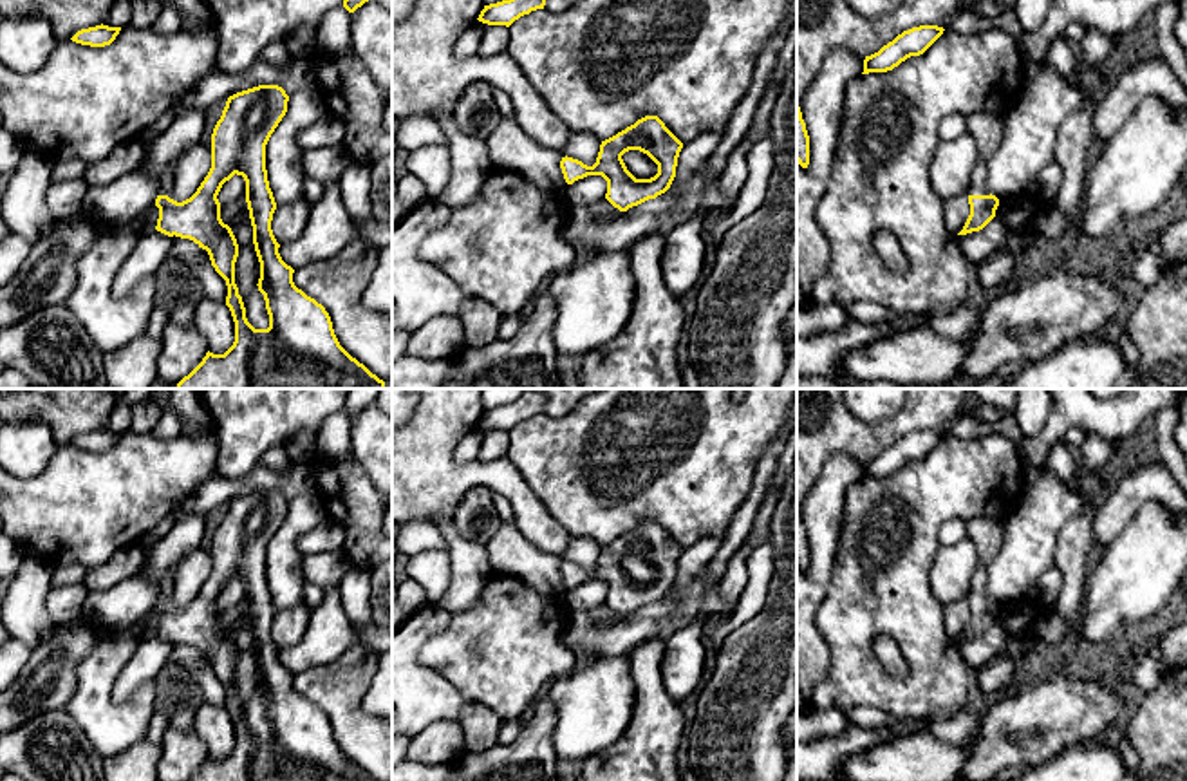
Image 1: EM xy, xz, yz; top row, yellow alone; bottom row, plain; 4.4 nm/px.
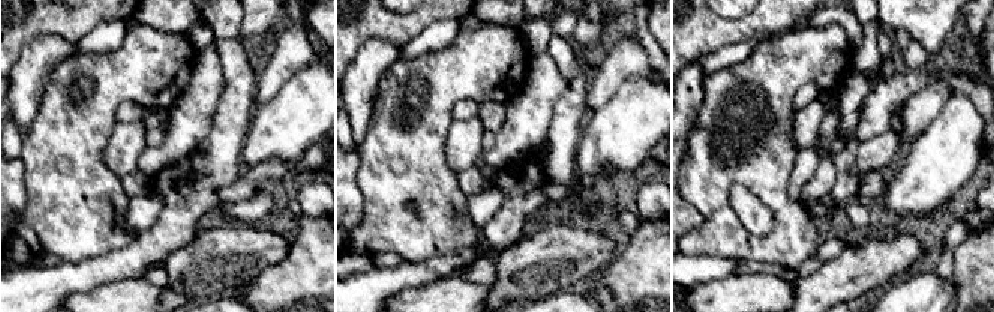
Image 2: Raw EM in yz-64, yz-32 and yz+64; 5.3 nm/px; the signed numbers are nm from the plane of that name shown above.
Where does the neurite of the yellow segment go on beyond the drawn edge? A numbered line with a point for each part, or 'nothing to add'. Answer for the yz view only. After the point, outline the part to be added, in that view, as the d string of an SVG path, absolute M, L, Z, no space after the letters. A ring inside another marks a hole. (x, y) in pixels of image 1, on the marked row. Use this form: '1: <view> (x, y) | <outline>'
1: yz (978, 179) | M979 157L972 168L968 195L990 195L986 190L986 159Z

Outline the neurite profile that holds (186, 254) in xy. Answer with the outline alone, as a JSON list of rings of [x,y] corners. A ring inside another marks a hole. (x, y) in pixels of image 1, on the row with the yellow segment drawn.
[[[177,239],[170,249],[170,260],[193,275],[202,296],[226,304],[226,280],[215,271],[211,260],[202,255],[199,244],[190,239]]]

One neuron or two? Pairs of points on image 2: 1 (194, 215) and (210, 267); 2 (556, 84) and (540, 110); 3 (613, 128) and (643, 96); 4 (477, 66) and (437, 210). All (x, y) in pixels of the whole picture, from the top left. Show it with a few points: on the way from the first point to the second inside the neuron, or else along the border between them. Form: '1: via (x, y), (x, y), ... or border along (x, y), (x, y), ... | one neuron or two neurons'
1: border along (233, 222), (207, 222), (191, 240), (171, 252) | two neurons
2: via (550, 90), (540, 104) | one neuron
3: via (621, 120), (637, 104) | one neuron
4: via (441, 102), (432, 111), (432, 174) | one neuron

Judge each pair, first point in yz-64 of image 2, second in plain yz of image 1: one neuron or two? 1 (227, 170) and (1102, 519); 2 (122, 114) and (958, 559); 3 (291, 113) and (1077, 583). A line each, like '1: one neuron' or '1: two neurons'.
1: two neurons
2: two neurons
3: two neurons

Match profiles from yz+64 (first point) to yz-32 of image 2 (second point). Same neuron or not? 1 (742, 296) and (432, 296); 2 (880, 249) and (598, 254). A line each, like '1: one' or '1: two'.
1: one
2: one

